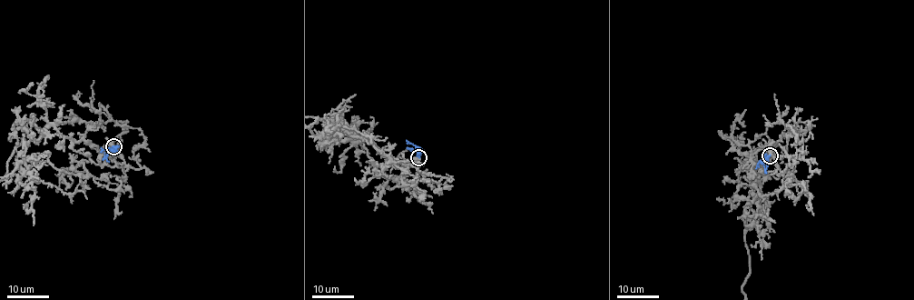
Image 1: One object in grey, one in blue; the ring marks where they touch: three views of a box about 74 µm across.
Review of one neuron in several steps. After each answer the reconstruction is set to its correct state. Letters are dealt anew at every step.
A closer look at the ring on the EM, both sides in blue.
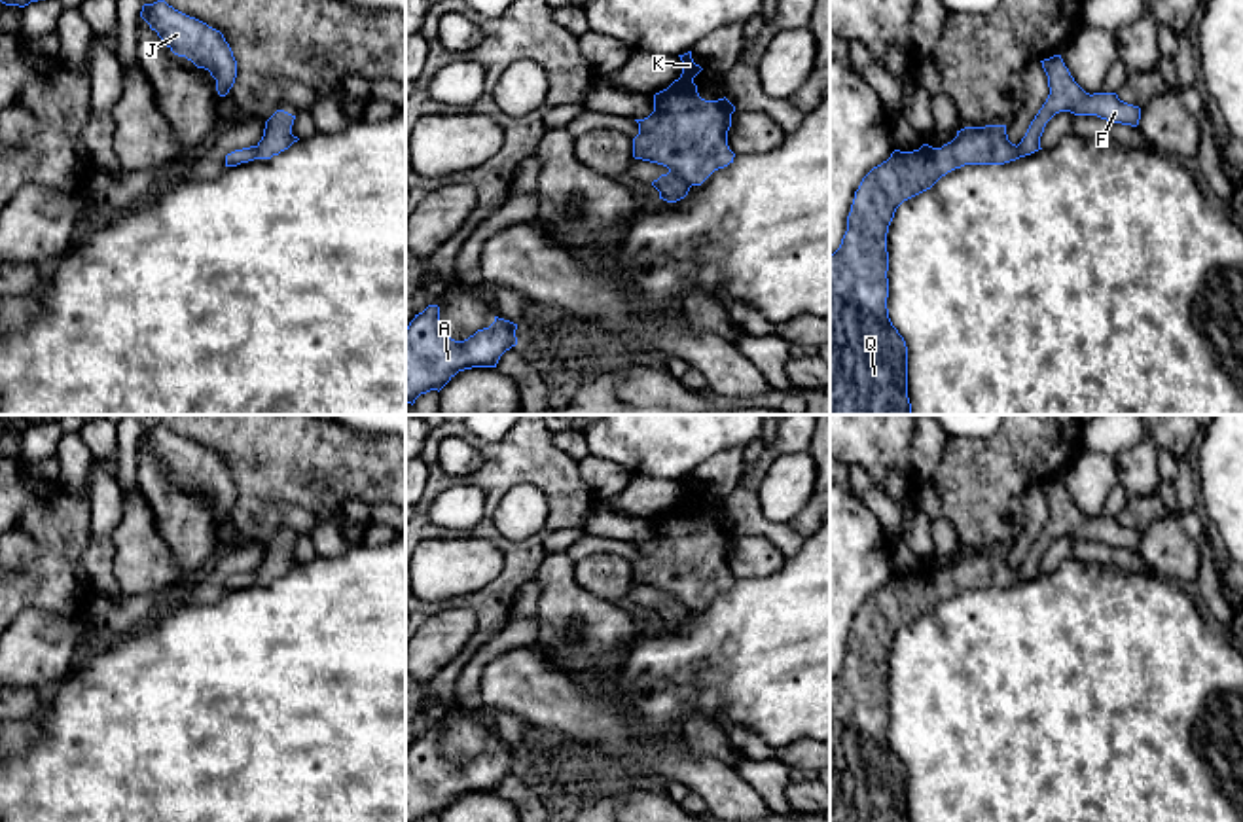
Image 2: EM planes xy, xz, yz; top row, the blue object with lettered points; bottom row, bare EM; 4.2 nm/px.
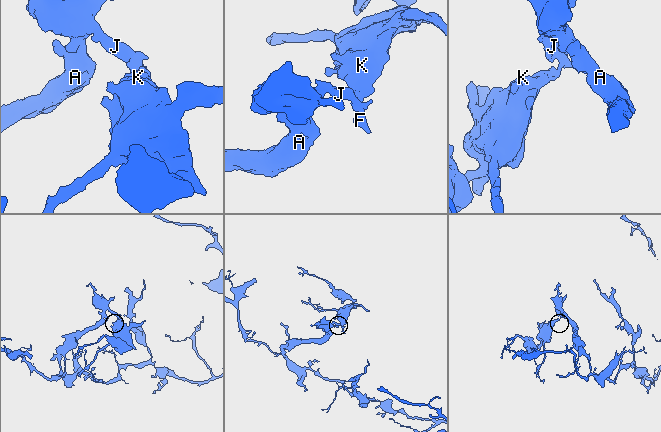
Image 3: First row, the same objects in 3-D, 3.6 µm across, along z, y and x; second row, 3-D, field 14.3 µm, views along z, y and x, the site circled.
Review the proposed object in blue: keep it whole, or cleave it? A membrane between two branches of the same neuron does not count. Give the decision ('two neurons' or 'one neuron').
two neurons

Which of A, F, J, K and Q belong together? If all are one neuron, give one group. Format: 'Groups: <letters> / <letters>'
Groups: A F J / K Q

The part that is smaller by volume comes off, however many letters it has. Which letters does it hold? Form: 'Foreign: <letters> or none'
Foreign: K, Q

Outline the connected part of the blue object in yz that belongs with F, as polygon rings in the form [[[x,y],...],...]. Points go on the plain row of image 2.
[[[1054,479],[1040,487],[1048,500],[1050,519],[1031,545],[1025,561],[1016,570],[1018,583],[1042,574],[1040,561],[1044,557],[1044,551],[1059,536],[1071,536],[1074,540],[1097,540],[1110,547],[1122,547],[1131,551],[1139,549],[1139,530],[1120,525],[1116,517],[1086,517],[1071,500],[1061,479]]]

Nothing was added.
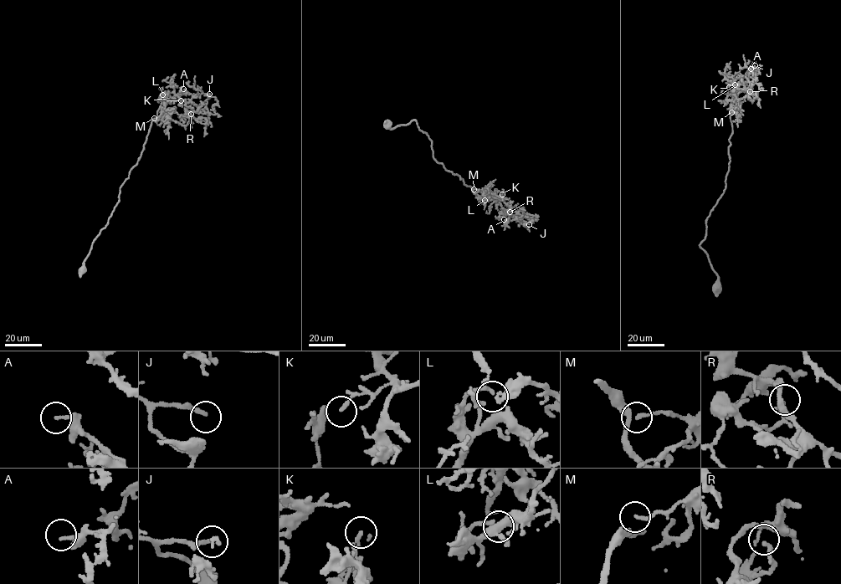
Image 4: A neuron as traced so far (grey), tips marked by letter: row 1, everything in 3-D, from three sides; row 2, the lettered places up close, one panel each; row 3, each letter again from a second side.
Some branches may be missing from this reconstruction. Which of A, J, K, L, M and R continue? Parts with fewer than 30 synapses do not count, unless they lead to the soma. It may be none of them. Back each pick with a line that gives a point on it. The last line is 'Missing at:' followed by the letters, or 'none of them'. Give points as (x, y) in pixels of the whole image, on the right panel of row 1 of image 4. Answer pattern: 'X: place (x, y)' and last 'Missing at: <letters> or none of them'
J: place (755, 65)
Missing at: J

